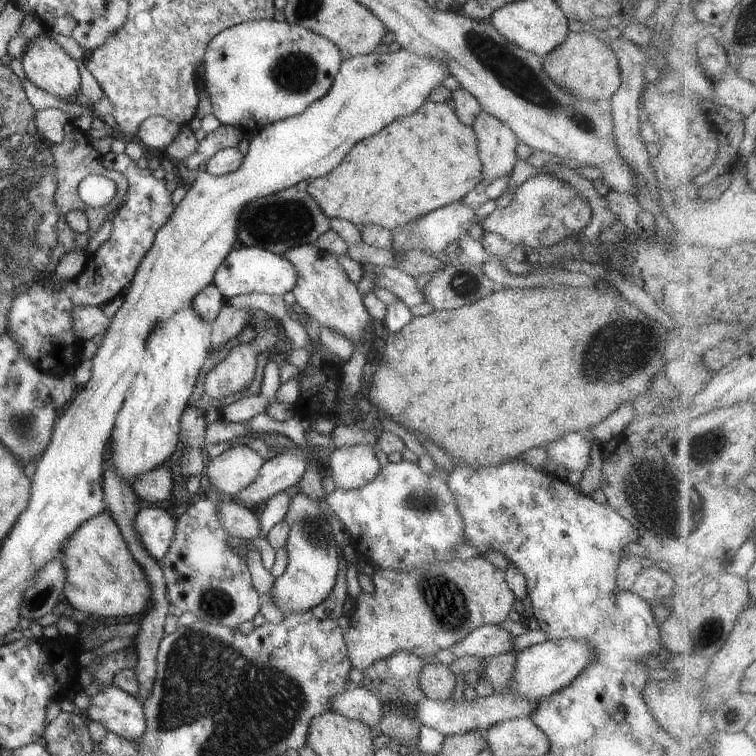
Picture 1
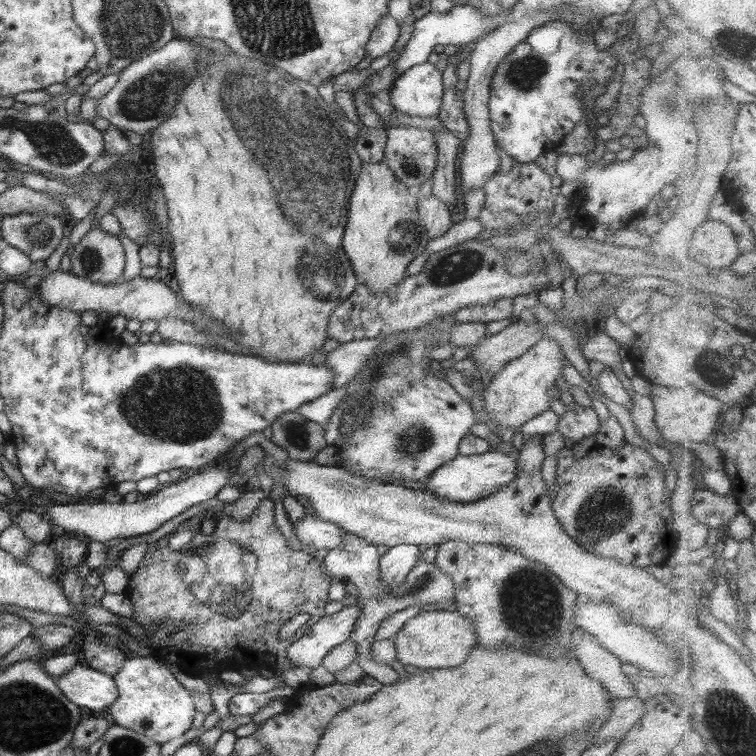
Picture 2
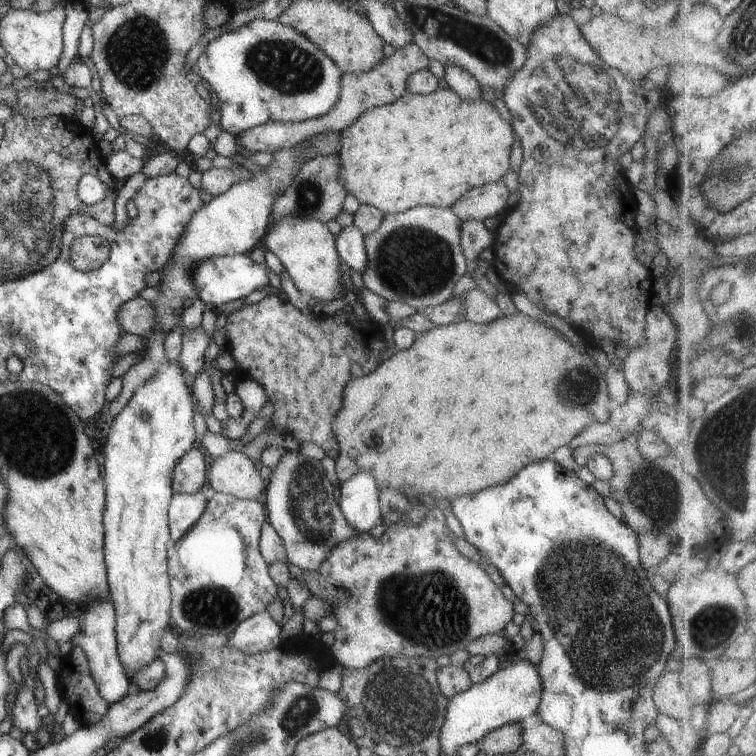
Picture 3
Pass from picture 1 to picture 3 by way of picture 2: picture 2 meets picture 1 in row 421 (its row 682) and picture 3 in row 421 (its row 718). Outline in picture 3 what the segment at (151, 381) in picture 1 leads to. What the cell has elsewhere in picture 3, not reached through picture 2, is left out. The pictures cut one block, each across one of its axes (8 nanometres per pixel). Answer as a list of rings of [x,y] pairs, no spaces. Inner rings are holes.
[[[166,356],[159,362],[155,374],[135,388],[127,404],[113,418],[103,444],[103,483],[105,504],[103,506],[103,557],[106,580],[109,586],[109,602],[113,606],[114,636],[117,655],[127,679],[141,666],[149,664],[157,655],[160,638],[169,622],[169,578],[167,576],[166,548],[170,545],[167,526],[167,510],[171,496],[174,467],[179,458],[196,442],[193,429],[195,406],[192,403],[187,382],[188,377],[181,367],[180,357],[169,360]]]

